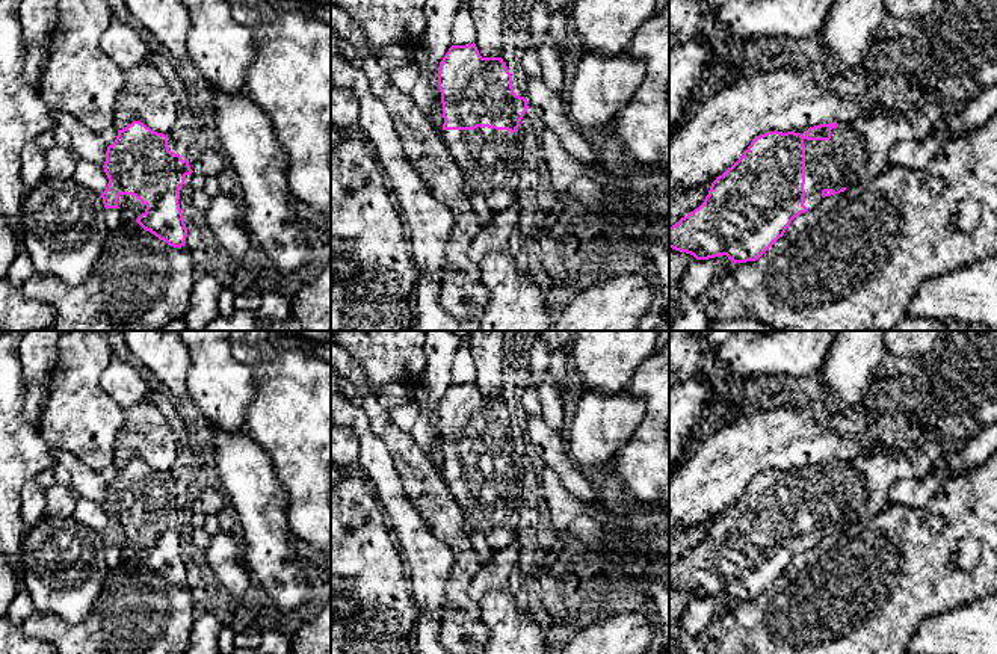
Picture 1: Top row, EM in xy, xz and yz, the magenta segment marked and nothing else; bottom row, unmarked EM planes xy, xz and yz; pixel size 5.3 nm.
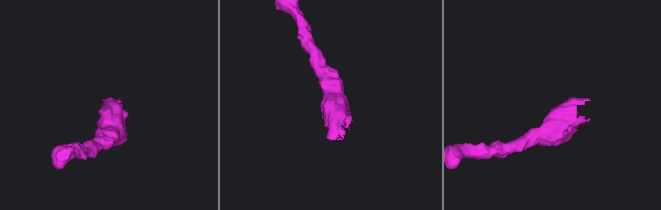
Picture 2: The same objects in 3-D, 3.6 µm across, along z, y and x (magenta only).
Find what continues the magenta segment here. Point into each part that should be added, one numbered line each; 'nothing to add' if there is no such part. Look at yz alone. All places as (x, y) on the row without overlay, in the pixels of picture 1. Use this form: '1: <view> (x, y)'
1: yz (855, 493)

